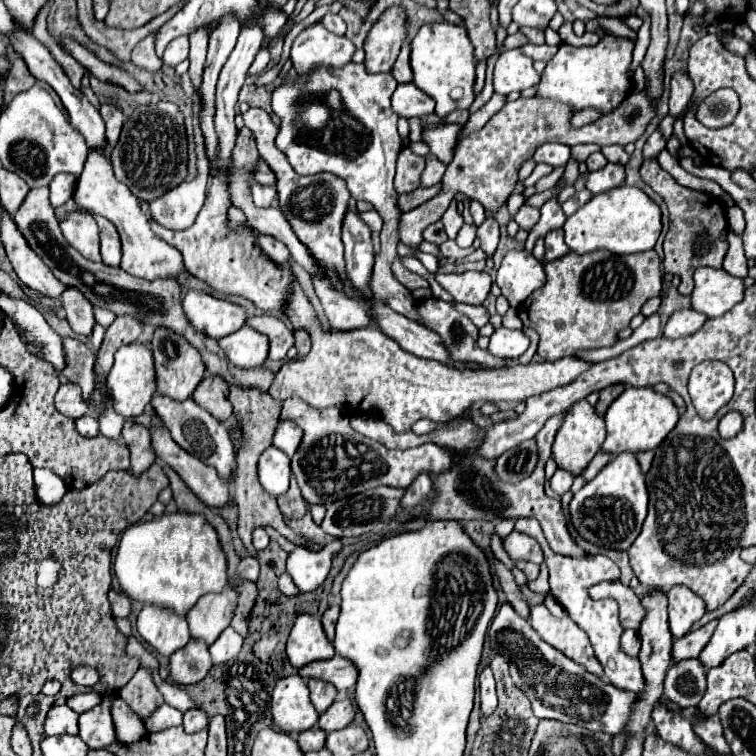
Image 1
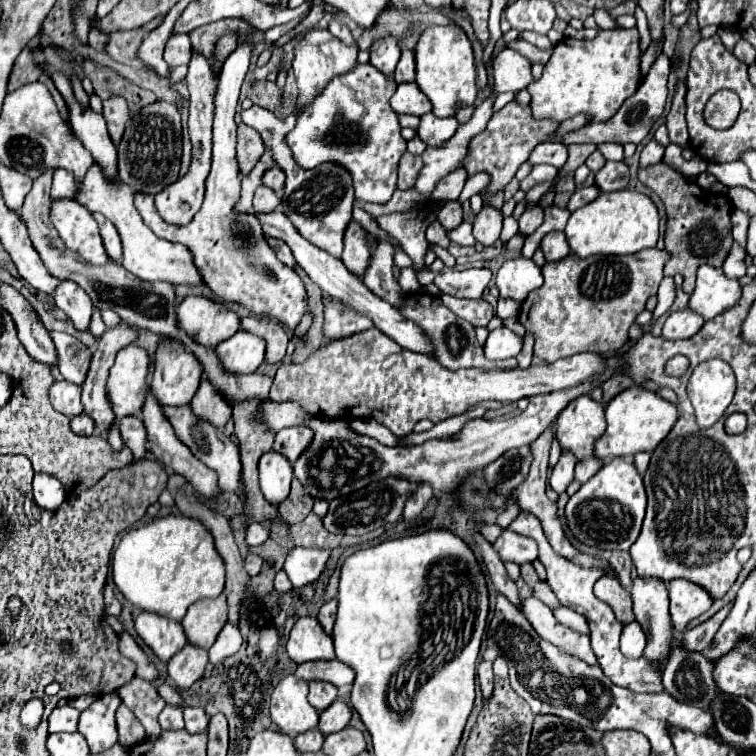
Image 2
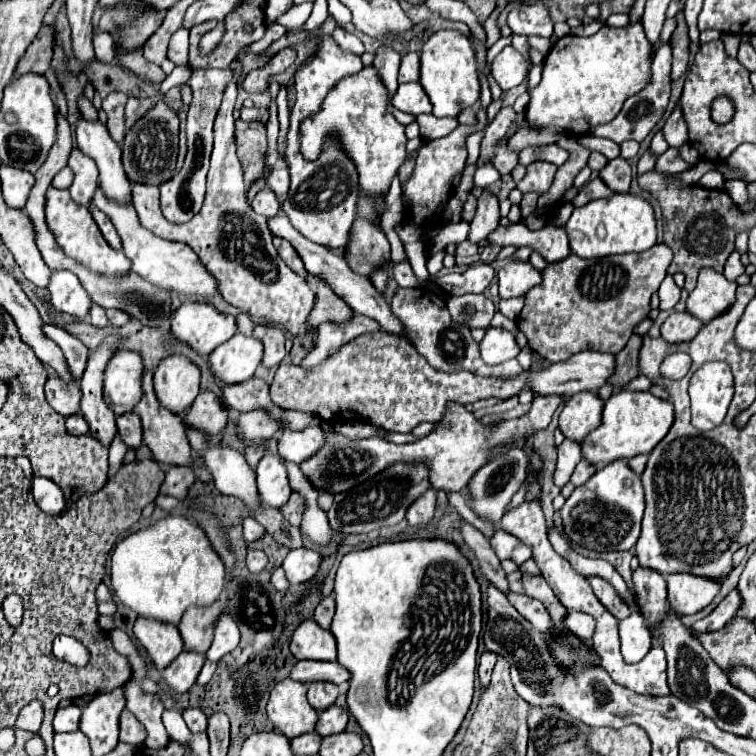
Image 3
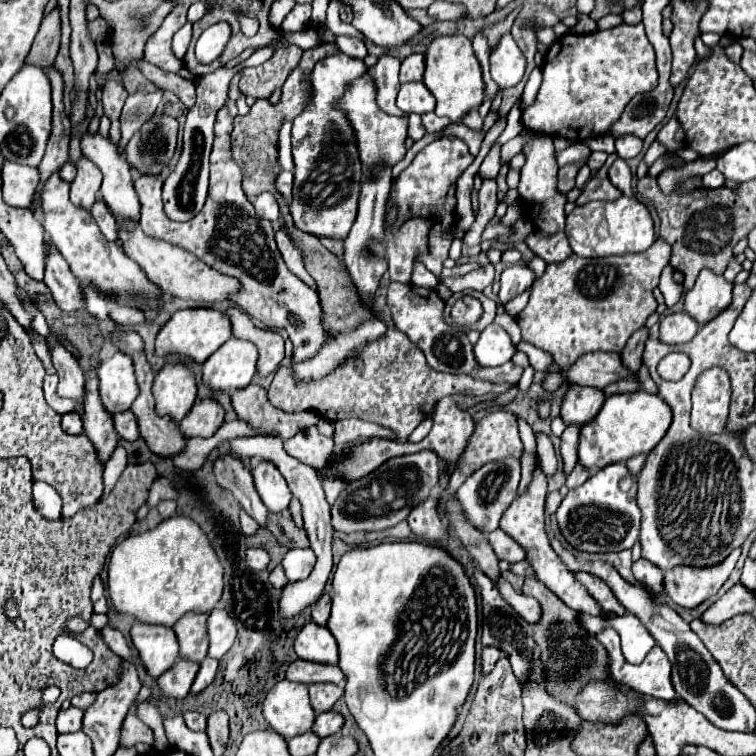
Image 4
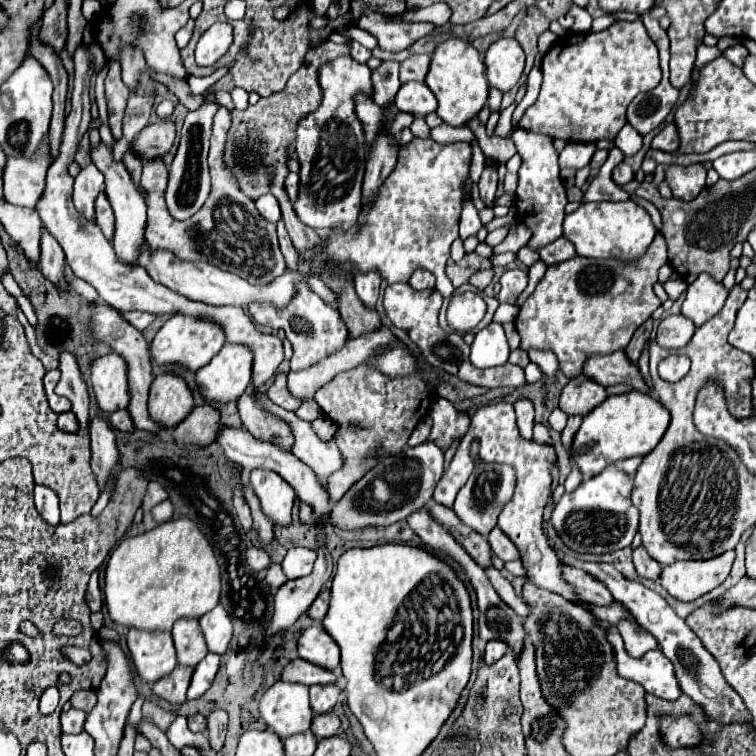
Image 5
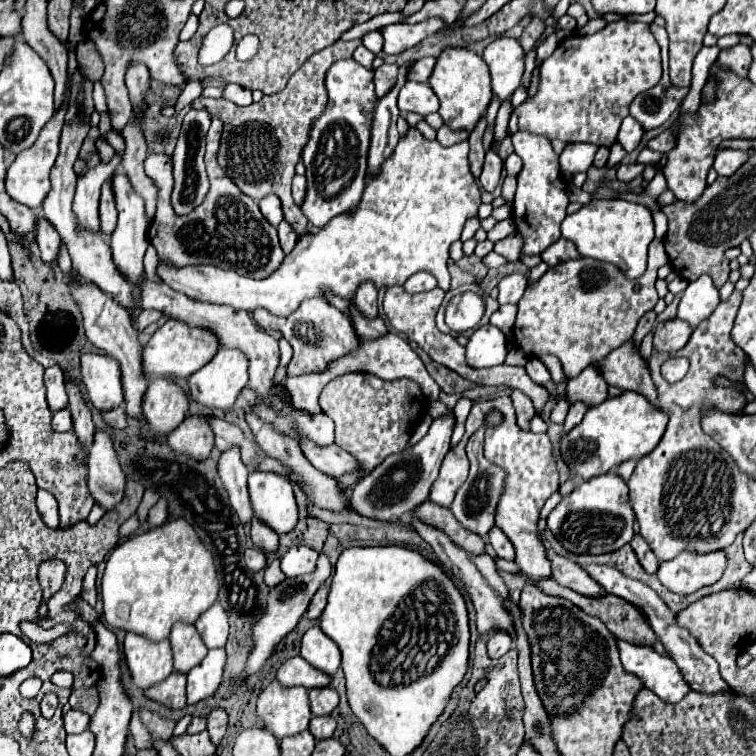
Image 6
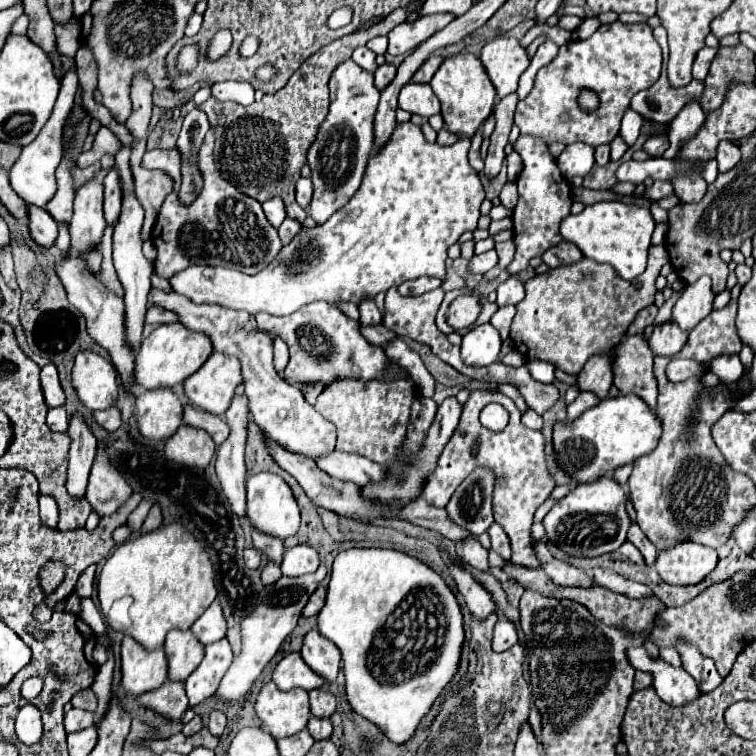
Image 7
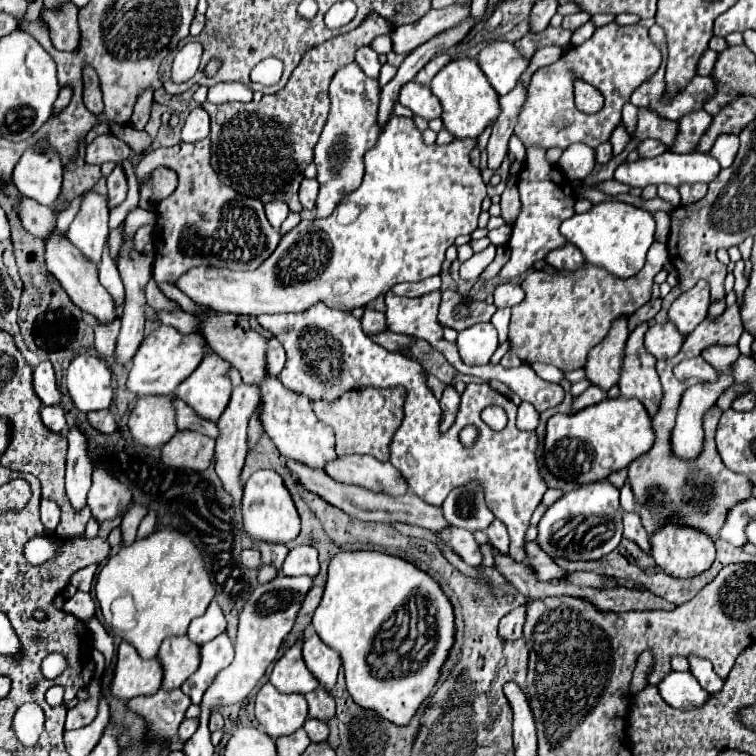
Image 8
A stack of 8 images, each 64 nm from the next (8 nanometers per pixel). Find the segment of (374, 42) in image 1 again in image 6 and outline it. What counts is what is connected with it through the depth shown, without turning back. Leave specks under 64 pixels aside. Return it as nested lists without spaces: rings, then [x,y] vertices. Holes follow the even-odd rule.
[[[382,64],[374,70],[374,84],[376,84],[376,96],[384,96],[394,84],[396,84],[398,66],[396,64]]]

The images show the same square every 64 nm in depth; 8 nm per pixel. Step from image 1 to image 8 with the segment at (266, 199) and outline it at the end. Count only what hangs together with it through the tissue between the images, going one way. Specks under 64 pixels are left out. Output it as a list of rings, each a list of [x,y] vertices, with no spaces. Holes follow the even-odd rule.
[[[274,200],[274,202],[268,202],[266,206],[266,216],[268,216],[268,222],[278,230],[280,226],[282,226],[282,222],[286,220],[286,216],[288,216],[288,206],[284,206],[284,202],[278,202],[278,200]]]

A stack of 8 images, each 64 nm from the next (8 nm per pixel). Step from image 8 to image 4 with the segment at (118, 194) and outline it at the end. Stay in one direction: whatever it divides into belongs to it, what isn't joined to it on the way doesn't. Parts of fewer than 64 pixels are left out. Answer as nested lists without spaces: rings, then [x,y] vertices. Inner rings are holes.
[[[96,200],[94,206],[92,206],[92,218],[96,220],[96,224],[100,226],[102,234],[108,238],[108,240],[116,240],[118,238],[118,232],[116,232],[116,220],[112,216],[112,212],[108,210],[106,202],[104,200]]]

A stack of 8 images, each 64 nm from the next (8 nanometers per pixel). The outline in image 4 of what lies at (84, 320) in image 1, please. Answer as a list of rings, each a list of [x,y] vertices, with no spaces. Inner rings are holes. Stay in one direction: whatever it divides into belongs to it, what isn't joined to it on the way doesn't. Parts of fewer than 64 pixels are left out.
[[[56,246],[46,250],[44,284],[52,290],[52,296],[62,310],[78,310],[84,306],[80,280],[70,272],[68,262],[64,262],[64,256],[56,250]]]

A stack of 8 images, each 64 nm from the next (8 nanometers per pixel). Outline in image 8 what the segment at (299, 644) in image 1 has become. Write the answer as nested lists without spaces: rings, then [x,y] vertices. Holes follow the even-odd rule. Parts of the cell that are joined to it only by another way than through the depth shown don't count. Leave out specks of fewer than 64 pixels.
[[[314,634],[314,636],[304,640],[302,654],[304,654],[304,662],[306,662],[308,670],[330,692],[336,684],[336,676],[338,676],[338,670],[340,670],[340,656],[336,654],[336,650],[328,648]]]

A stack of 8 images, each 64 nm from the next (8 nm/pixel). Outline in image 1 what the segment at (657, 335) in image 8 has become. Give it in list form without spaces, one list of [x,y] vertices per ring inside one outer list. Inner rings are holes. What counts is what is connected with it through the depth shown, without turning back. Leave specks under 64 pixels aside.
[[[692,308],[690,310],[676,310],[664,326],[664,336],[666,338],[692,336],[694,332],[698,332],[702,328],[704,322],[706,322],[706,316],[692,310]]]

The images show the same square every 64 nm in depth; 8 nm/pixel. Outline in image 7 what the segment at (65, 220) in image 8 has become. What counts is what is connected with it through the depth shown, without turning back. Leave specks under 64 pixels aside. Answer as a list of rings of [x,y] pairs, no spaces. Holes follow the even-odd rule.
[[[58,224],[56,246],[60,250],[60,256],[66,256],[70,252],[70,234],[68,234],[68,226],[66,224]]]

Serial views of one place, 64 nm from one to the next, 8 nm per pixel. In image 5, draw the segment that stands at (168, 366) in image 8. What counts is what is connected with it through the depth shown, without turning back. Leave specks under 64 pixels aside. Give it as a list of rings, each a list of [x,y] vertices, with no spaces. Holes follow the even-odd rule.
[[[174,314],[154,336],[152,344],[150,344],[150,356],[158,366],[166,366],[166,364],[180,364],[190,372],[200,370],[202,366],[206,366],[208,360],[212,360],[220,348],[224,344],[224,332],[218,324],[208,322],[208,320],[196,320],[184,314]]]

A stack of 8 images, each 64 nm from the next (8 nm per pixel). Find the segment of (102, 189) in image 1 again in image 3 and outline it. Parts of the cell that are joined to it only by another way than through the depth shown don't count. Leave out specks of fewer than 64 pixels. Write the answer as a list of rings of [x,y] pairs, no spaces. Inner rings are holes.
[[[96,190],[94,198],[92,198],[92,206],[100,208],[102,212],[106,212],[110,216],[112,224],[118,230],[118,236],[122,238],[122,250],[132,260],[132,272],[136,272],[138,276],[142,276],[150,284],[160,286],[162,290],[176,292],[176,294],[182,294],[182,296],[210,298],[210,296],[218,296],[220,294],[216,278],[212,274],[208,274],[206,266],[200,262],[196,252],[190,250],[186,244],[168,242],[164,238],[158,238],[150,230],[142,228],[140,222],[138,222],[136,210],[132,206],[118,206],[118,204],[114,204],[100,190]]]

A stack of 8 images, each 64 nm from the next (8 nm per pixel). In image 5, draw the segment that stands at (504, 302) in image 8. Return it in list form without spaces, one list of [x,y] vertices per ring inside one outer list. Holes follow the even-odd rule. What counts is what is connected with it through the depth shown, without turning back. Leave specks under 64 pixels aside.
[[[506,270],[500,278],[500,294],[498,300],[500,302],[508,302],[508,304],[516,304],[516,300],[520,298],[520,294],[524,292],[528,284],[528,274],[522,270]]]

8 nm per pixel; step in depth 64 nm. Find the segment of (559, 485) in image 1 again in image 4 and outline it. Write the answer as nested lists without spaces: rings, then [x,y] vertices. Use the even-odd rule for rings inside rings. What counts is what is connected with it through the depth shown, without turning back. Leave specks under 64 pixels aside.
[[[566,426],[564,434],[562,434],[562,444],[560,444],[560,454],[564,458],[564,472],[570,474],[572,468],[576,466],[578,462],[578,456],[576,456],[576,446],[578,446],[578,432],[576,426]]]

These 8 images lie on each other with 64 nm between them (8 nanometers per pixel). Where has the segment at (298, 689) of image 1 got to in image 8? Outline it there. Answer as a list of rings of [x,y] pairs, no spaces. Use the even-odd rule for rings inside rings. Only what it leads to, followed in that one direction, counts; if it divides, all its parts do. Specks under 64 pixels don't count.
[[[266,682],[256,696],[256,720],[272,740],[304,726],[308,706],[302,694],[282,694]]]

